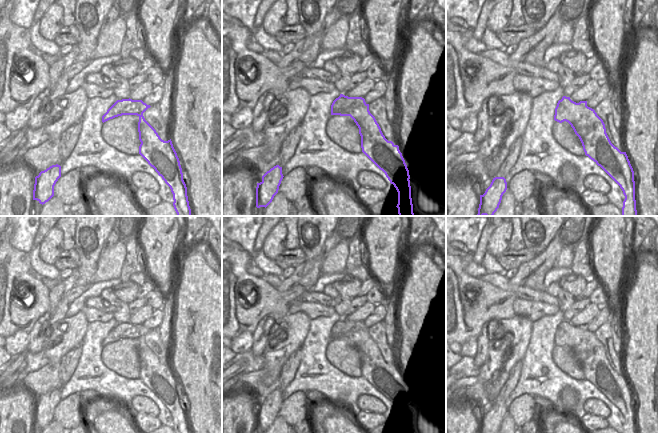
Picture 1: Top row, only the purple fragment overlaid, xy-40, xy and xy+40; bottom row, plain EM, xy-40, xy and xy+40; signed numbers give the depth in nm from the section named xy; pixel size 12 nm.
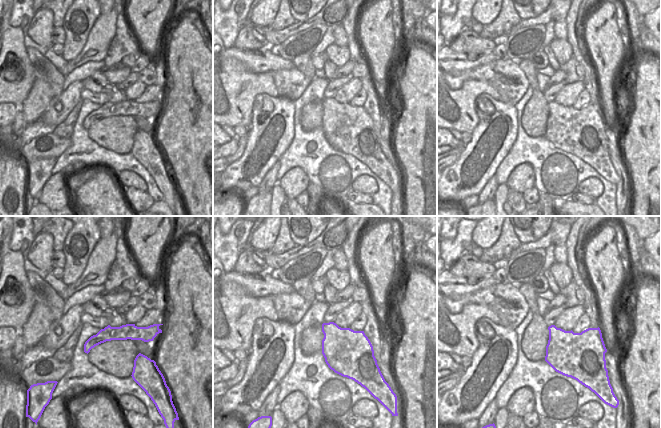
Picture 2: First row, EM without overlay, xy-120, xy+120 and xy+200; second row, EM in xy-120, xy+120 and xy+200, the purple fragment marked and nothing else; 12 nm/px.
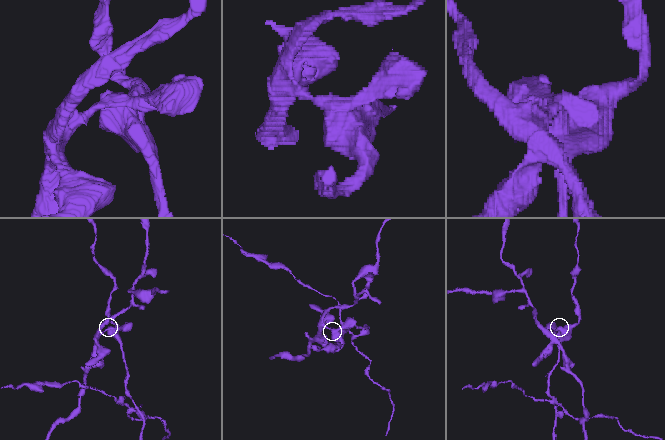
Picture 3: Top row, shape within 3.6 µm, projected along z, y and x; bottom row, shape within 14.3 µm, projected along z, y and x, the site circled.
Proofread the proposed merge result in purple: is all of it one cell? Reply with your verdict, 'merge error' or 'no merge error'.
merge error

